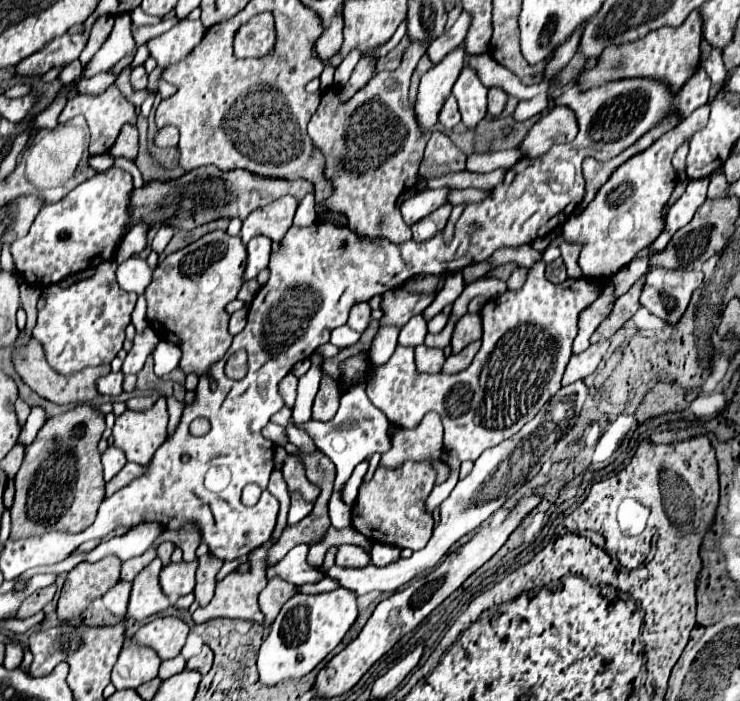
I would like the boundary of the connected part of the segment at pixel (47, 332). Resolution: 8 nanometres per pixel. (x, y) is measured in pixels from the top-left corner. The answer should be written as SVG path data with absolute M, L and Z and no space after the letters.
M106 261L100 263L96 267L96 275L84 281L78 281L70 287L58 287L58 285L50 285L42 291L42 295L46 297L44 307L38 311L38 323L32 331L32 337L38 339L44 345L46 351L46 359L50 363L50 367L62 375L74 375L78 371L82 371L82 367L90 367L90 365L102 365L102 363L110 363L118 351L122 349L124 343L124 329L130 323L130 313L134 311L136 305L136 295L122 291L116 283L116 261Z

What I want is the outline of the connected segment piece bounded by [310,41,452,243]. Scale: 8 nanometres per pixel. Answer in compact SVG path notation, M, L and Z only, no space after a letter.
M411 41L410 45L406 49L406 56L402 60L400 69L382 71L382 73L374 75L366 83L366 87L362 87L348 103L340 103L338 87L326 89L322 93L322 103L320 103L318 111L310 119L310 137L312 137L314 145L326 155L326 175L328 175L328 179L332 179L332 187L334 187L330 203L326 203L326 205L330 207L330 211L342 211L348 215L350 231L358 231L358 235L366 235L366 237L386 237L392 243L404 243L410 239L414 239L418 243L428 241L446 225L448 215L452 211L452 205L446 203L446 205L438 207L434 213L430 213L428 217L424 217L422 221L414 223L414 227L410 231L410 227L404 225L404 221L396 209L398 195L404 189L409 190L413 186L415 187L420 179L418 167L420 167L420 161L424 155L424 147L430 139L430 133L424 133L420 129L414 109L408 103L408 85L410 85L412 71L426 53L428 45L426 42L420 43L419 41Z

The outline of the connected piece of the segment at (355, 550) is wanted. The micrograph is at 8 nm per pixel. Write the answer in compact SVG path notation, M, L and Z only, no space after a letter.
M340 545L336 553L336 565L340 567L366 567L370 563L370 555L356 545Z

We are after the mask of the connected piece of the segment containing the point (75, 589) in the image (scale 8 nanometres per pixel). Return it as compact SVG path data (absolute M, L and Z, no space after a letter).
M108 555L98 563L80 563L72 569L58 599L58 617L80 615L92 599L102 597L106 589L114 587L120 581L120 565L118 557Z

